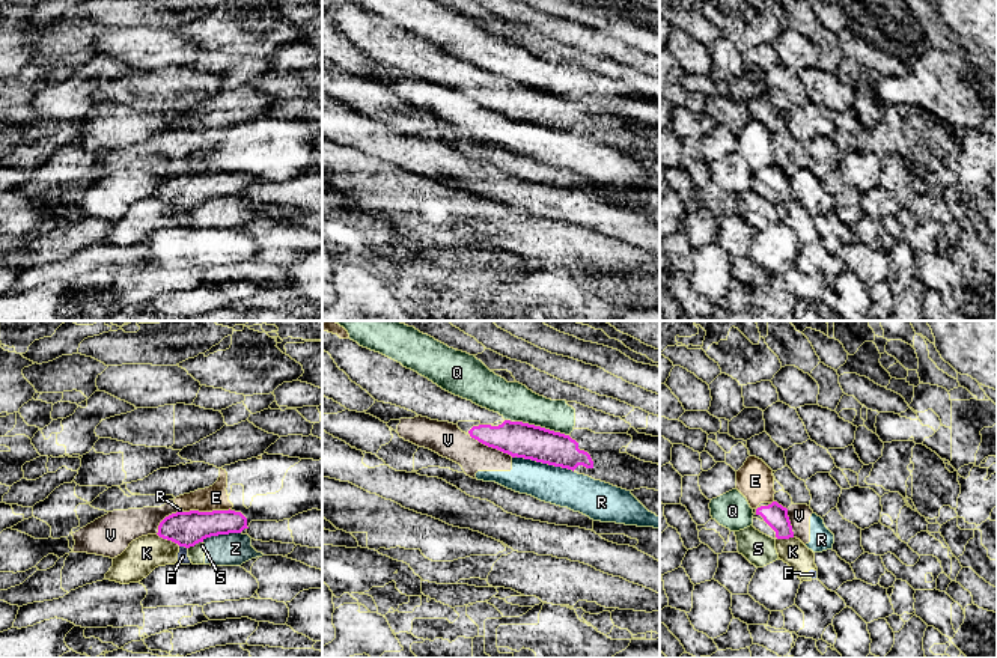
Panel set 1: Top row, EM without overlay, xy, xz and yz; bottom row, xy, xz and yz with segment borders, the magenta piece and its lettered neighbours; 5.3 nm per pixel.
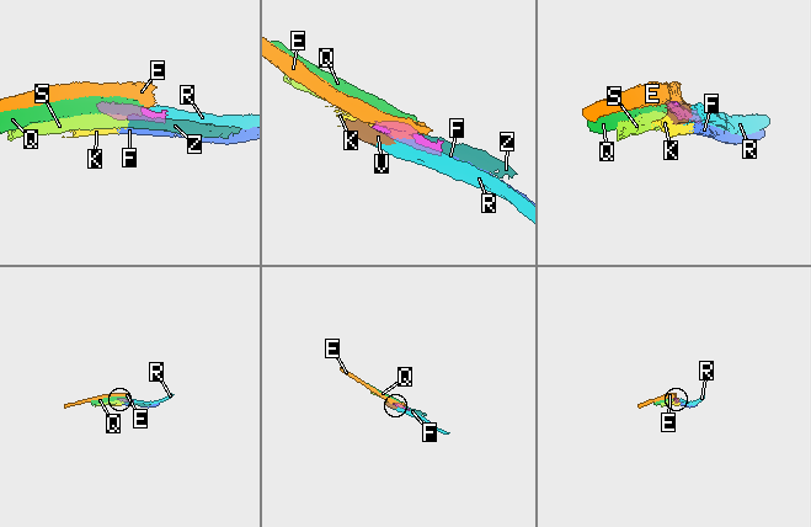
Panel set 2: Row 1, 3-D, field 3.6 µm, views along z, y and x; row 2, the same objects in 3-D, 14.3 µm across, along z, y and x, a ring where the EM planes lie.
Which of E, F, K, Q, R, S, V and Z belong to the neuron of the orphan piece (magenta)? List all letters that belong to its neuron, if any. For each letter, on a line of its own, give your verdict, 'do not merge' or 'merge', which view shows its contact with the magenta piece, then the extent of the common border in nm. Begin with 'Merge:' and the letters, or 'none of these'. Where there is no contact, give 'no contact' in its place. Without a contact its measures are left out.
Merge: none of these
E: do not merge | xy | 240 nm
F: do not merge | xy | 50 nm
K: do not merge | xy | 140 nm
Q: do not merge | xz | 360 nm
R: do not merge | xz | 340 nm
S: do not merge | xy | 90 nm
V: do not merge | xz | 260 nm
Z: do not merge | xy | 220 nm

